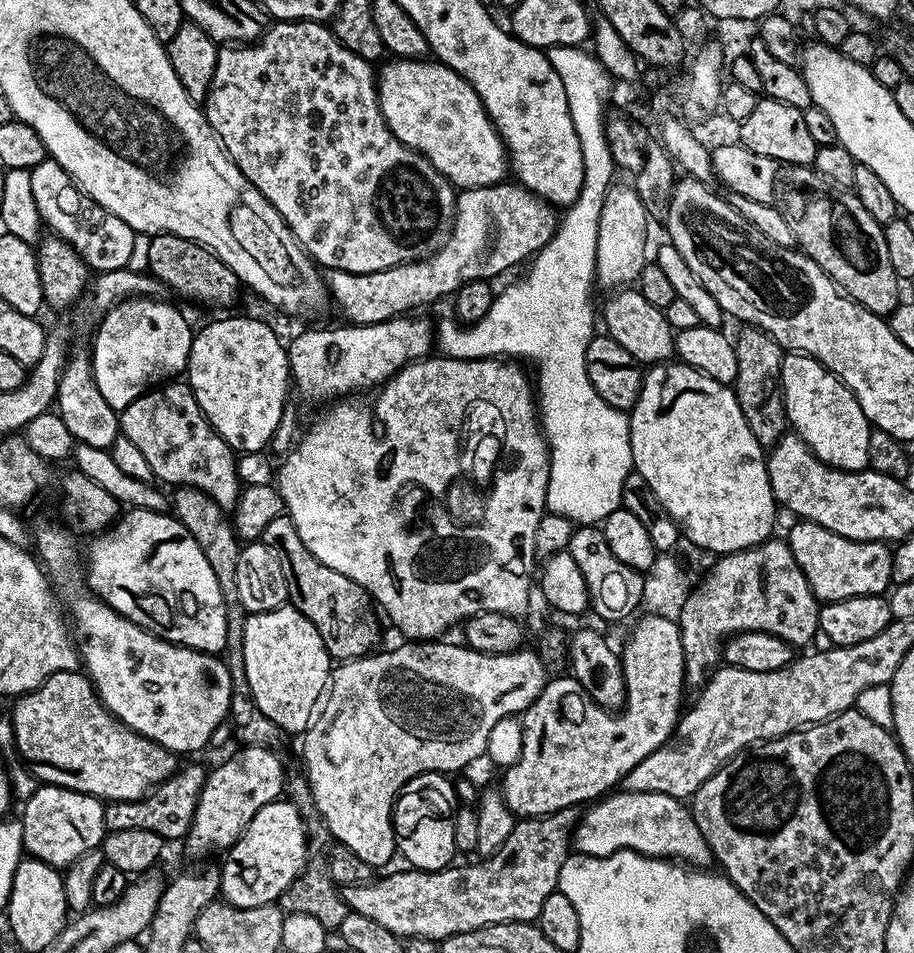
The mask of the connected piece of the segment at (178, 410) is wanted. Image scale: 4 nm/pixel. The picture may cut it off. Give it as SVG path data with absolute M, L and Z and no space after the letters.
M187 382L161 383L134 398L130 406L119 409L118 415L121 433L130 438L130 442L134 442L138 450L142 450L142 455L145 456L146 462L150 462L150 470L157 481L165 480L166 483L172 484L171 486L197 488L209 495L225 513L235 513L236 503L242 491L242 481L236 465L237 453L233 452L232 447L212 429Z

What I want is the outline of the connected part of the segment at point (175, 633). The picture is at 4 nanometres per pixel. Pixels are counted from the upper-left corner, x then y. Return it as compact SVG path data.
M133 508L93 540L88 552L86 548L86 584L92 595L171 644L223 653L227 608L218 579L190 530L175 515Z

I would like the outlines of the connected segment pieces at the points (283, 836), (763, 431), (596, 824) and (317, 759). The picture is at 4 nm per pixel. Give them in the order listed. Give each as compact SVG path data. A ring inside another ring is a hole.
M287 798L262 806L224 858L220 864L219 895L227 903L239 908L276 904L280 895L300 877L308 858L307 830L299 810Z
M741 327L740 337L735 337L738 374L734 391L736 401L750 426L750 434L761 448L771 450L789 431L788 415L784 409L784 390L780 386L780 364L786 355L777 340L760 328Z
M620 790L615 794L605 795L593 803L588 810L585 816L583 813L579 817L574 829L574 848L581 856L603 858L615 852L637 852L643 856L683 862L685 865L695 866L700 870L707 869L713 863L714 857L710 846L706 842L704 832L698 830L698 822L692 817L691 811L681 801L670 798L666 794L642 794Z
M396 646L379 652L360 656L356 660L345 660L333 671L330 695L323 701L318 715L302 736L303 771L313 792L314 808L321 812L332 831L333 841L354 850L362 862L370 862L376 870L390 863L392 855L395 857L398 852L392 814L396 798L403 792L404 785L425 772L448 774L448 740L416 740L416 736L412 736L412 740L404 740L404 728L392 720L392 656L396 656Z

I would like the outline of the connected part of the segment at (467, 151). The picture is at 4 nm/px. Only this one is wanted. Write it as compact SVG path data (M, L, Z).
M389 59L389 64L381 63L378 68L378 83L376 86L376 95L380 97L380 109L382 114L386 118L388 128L395 134L400 141L406 145L407 148L412 148L415 152L422 153L426 159L431 162L442 175L450 181L453 186L459 186L461 189L466 188L485 188L491 184L501 183L505 179L504 176L504 164L506 168L506 149L504 147L504 141L500 139L500 136L496 133L496 128L492 125L492 117L484 108L484 104L480 100L480 95L477 94L472 85L467 80L463 80L455 70L449 68L447 64L439 62L431 62L432 64L424 64L423 59Z

